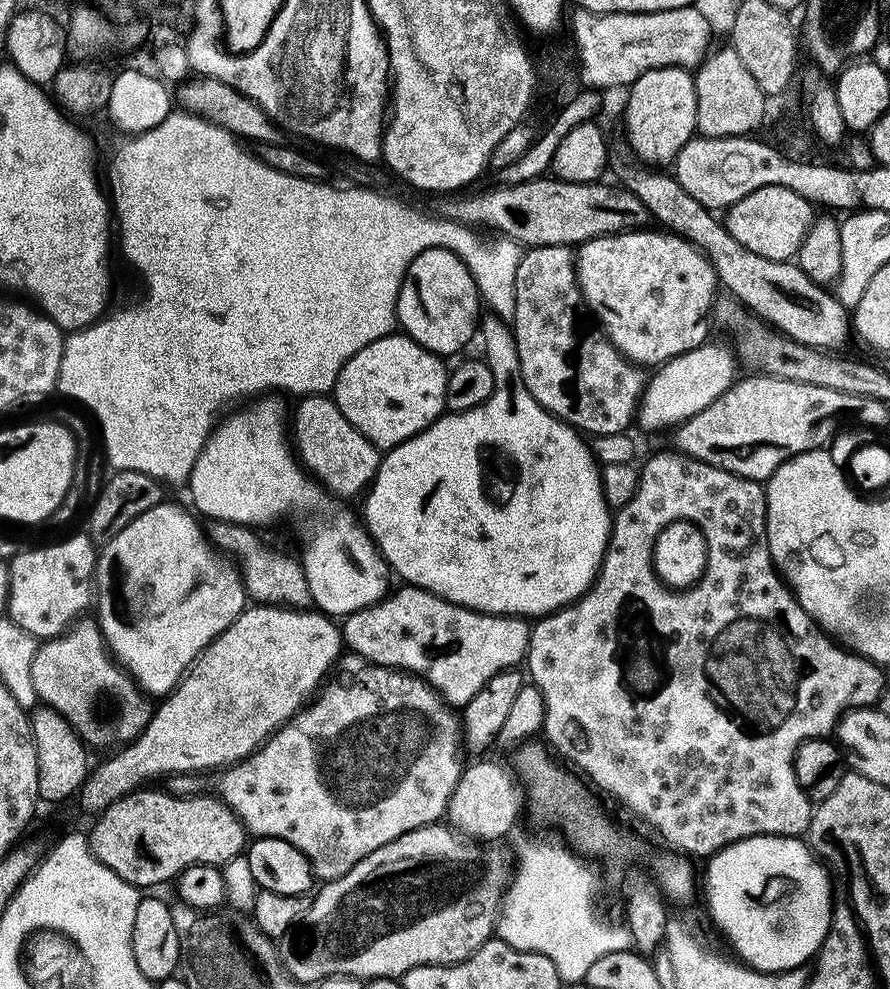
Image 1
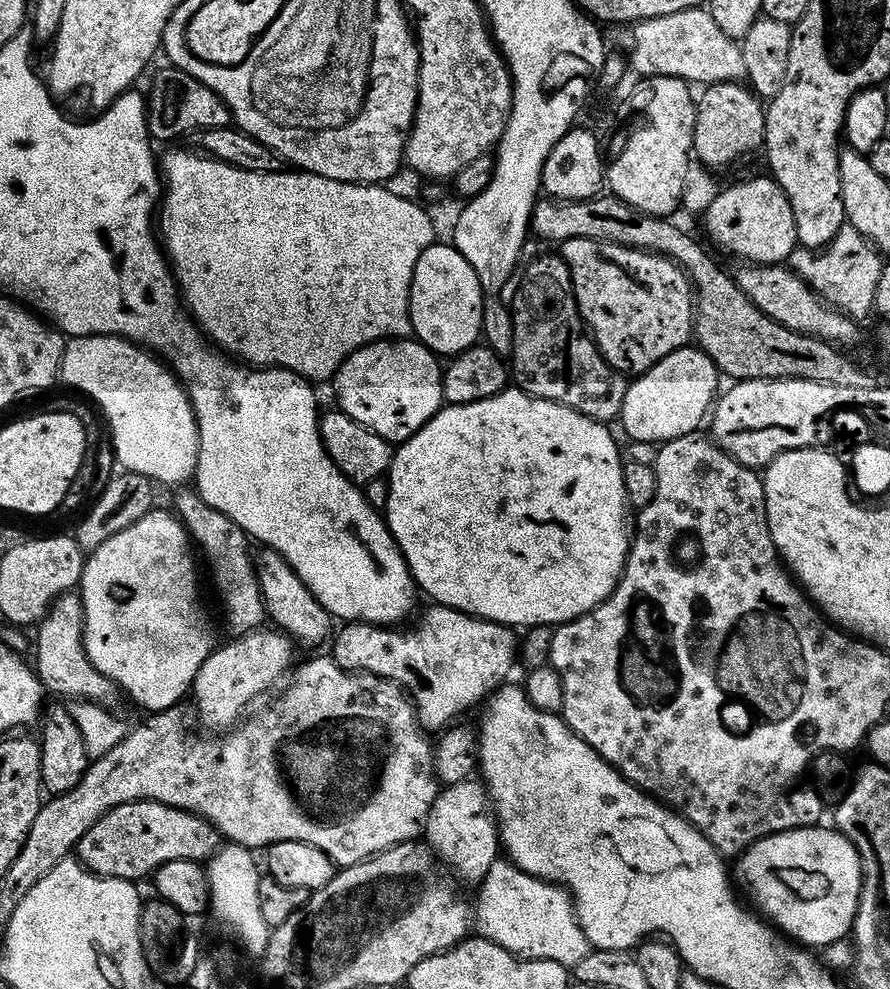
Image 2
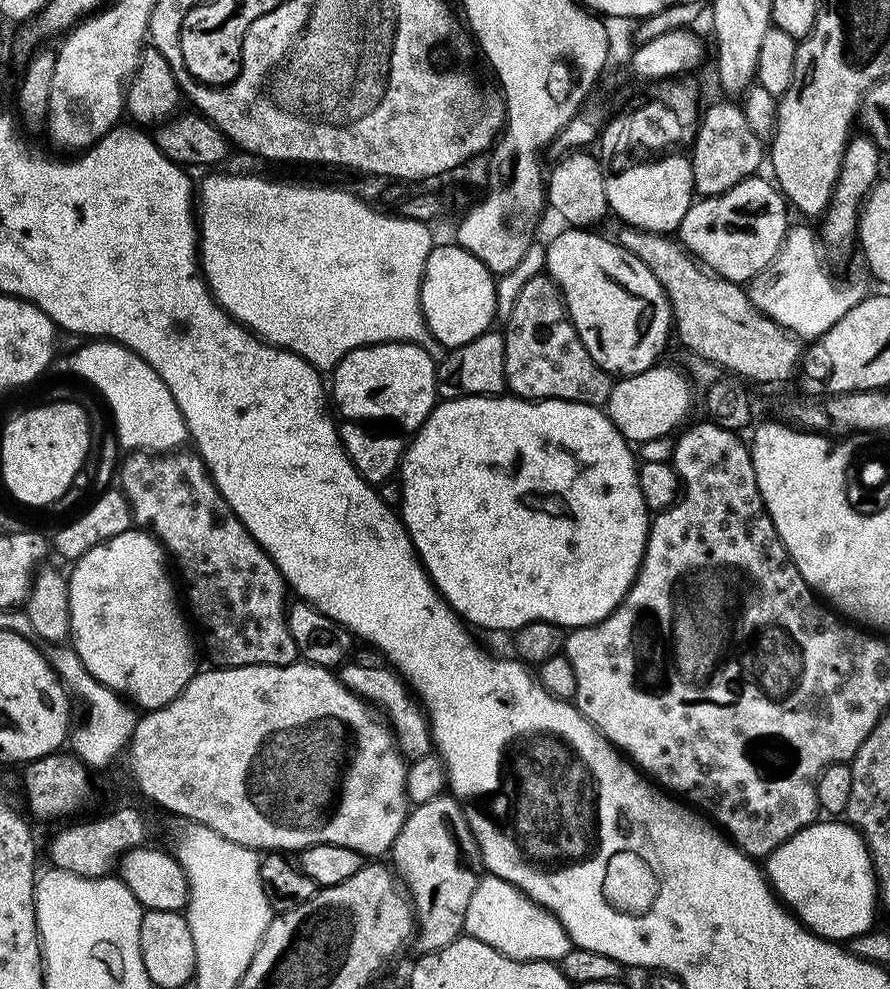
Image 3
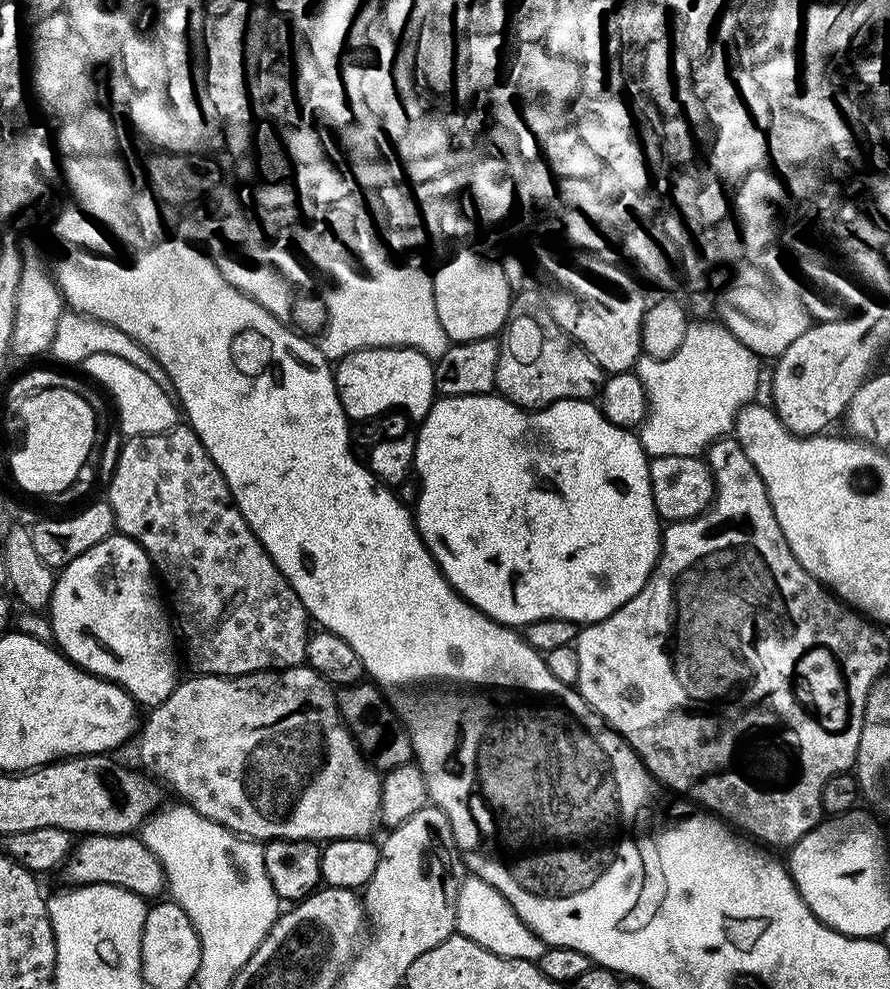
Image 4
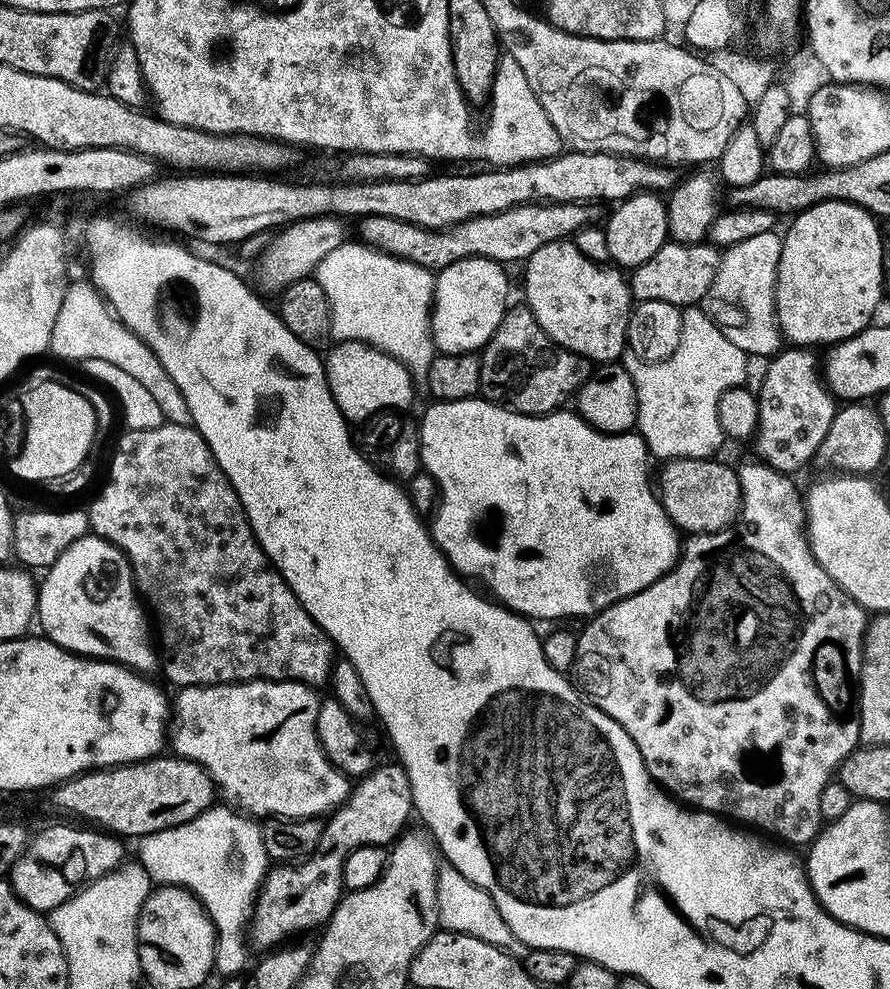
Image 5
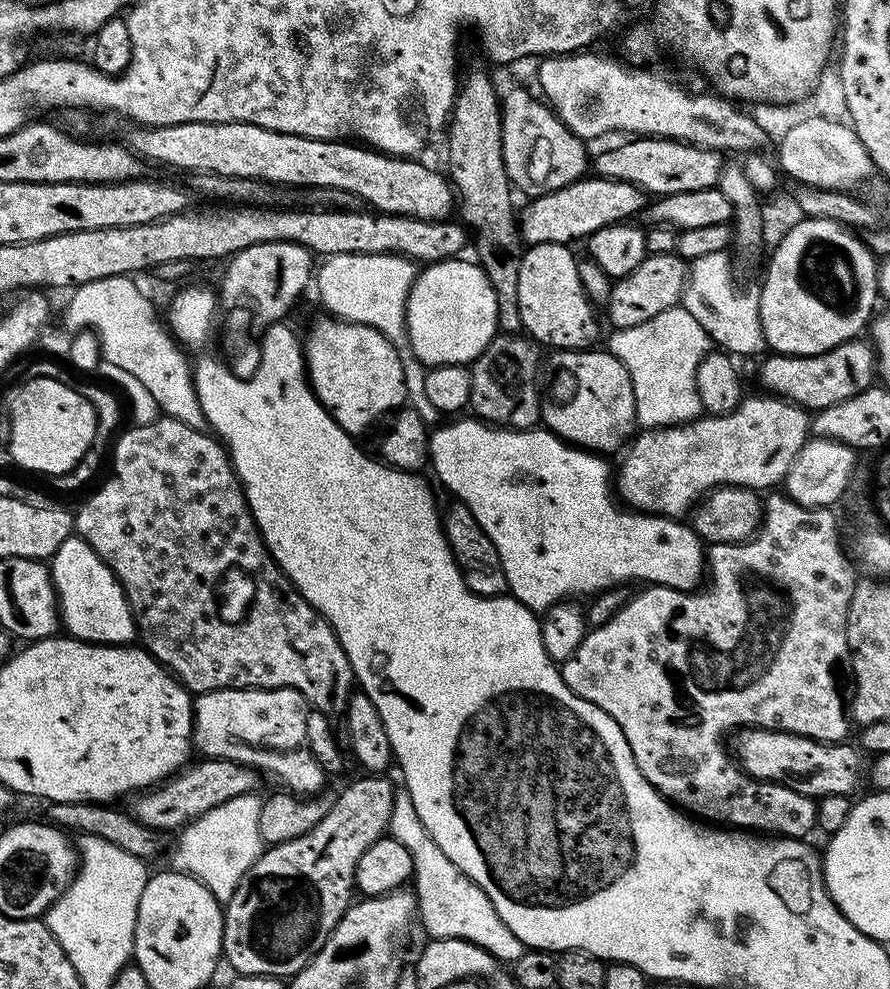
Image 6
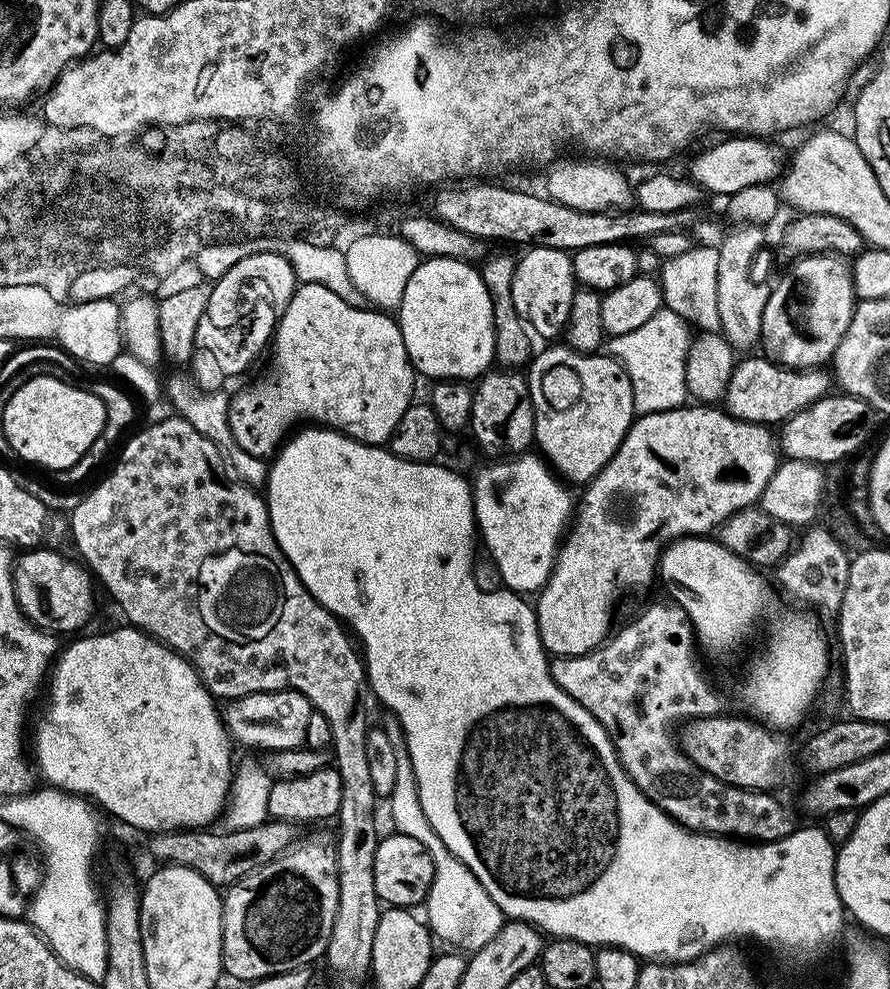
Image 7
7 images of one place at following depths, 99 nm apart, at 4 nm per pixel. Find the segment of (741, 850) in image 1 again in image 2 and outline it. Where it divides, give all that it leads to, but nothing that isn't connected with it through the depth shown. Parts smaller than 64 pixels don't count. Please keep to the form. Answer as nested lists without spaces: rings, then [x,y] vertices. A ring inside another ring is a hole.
[[[820,827],[791,828],[762,838],[750,845],[738,860],[740,876],[752,899],[751,907],[785,937],[793,936],[788,938],[800,946],[827,946],[836,940],[845,939],[849,935],[852,919],[856,916],[857,902],[860,900],[862,873],[857,845],[834,830],[827,832]]]

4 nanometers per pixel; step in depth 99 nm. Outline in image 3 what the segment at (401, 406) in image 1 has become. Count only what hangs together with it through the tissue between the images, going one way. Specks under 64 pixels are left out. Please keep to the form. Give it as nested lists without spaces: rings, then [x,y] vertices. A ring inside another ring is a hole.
[[[403,342],[370,344],[350,350],[330,372],[330,396],[335,407],[337,404],[344,418],[352,422],[393,420],[409,430],[419,428],[438,403],[437,361],[428,357],[428,351],[419,344]]]

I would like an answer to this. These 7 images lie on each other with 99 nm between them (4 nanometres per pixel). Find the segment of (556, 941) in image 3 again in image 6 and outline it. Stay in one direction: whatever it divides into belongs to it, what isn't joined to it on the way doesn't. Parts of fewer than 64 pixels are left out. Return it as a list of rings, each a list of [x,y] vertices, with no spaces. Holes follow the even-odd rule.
[[[406,790],[396,793],[394,810],[388,819],[388,832],[391,839],[402,842],[402,846],[410,850],[418,920],[424,923],[431,939],[458,938],[482,946],[501,962],[519,960],[526,945],[508,929],[502,918],[498,918],[498,910],[494,910],[484,891],[462,869],[454,866],[446,854],[442,854],[438,842],[430,838],[430,830],[422,826],[422,818],[418,818],[418,810],[414,810],[414,802]]]

